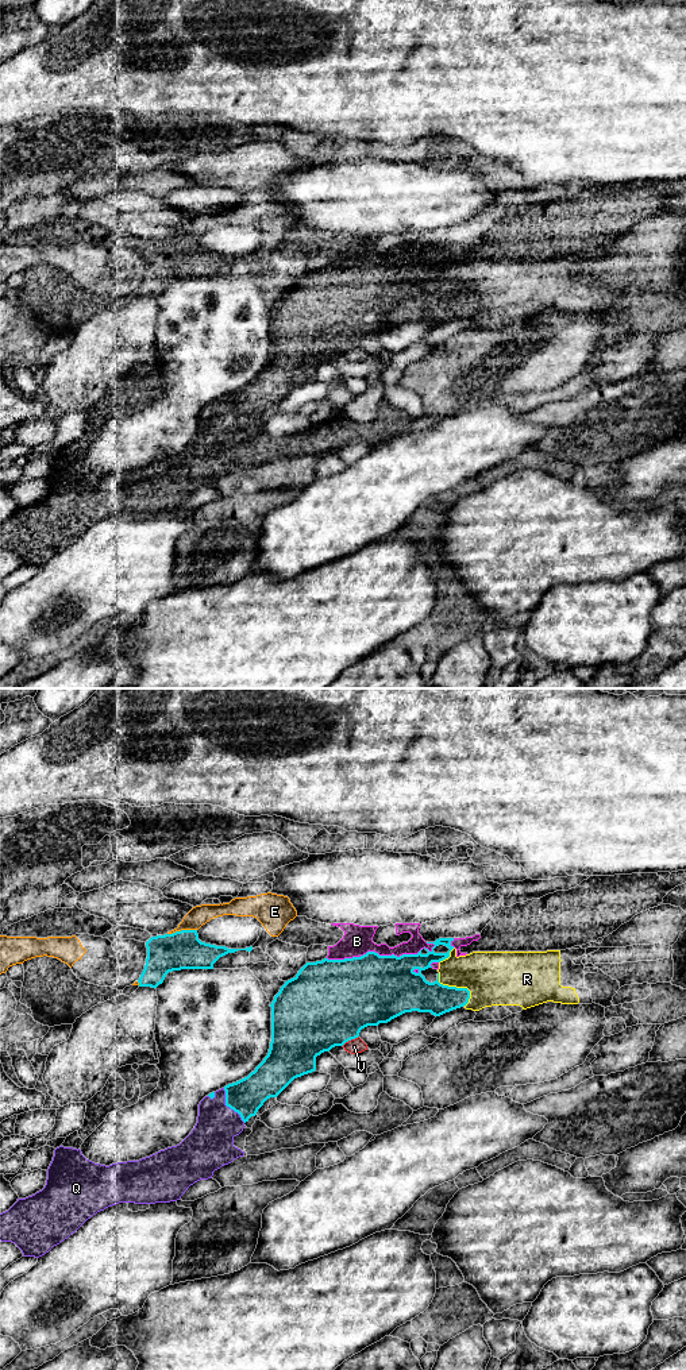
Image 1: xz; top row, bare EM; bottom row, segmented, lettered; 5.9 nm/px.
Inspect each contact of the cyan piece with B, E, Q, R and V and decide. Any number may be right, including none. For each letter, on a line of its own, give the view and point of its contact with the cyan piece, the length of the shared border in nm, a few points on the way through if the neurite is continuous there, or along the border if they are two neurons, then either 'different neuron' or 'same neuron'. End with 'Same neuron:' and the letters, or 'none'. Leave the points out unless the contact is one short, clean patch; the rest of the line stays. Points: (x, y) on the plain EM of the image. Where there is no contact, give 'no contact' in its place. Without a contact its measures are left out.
B: xz (381, 265) | 650 nm | different neuron
E: xz (181, 239) | 180 nm | different neuron
Q: xz (228, 415) | 240 nm | same neuron
R: xz (458, 297) | 260 nm | different neuron
V: xz (350, 348) | 120 nm | different neuron
Same neuron: Q

